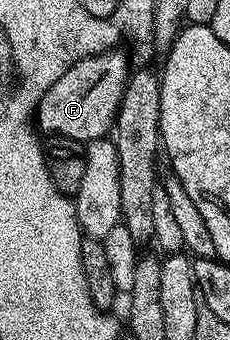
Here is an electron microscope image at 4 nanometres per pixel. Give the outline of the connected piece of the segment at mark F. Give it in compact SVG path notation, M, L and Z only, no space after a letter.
M107 49L77 59L64 77L44 93L36 112L36 127L43 136L62 135L74 140L75 144L85 145L93 139L105 139L113 132L118 106L132 70L125 53L114 50L118 49Z

